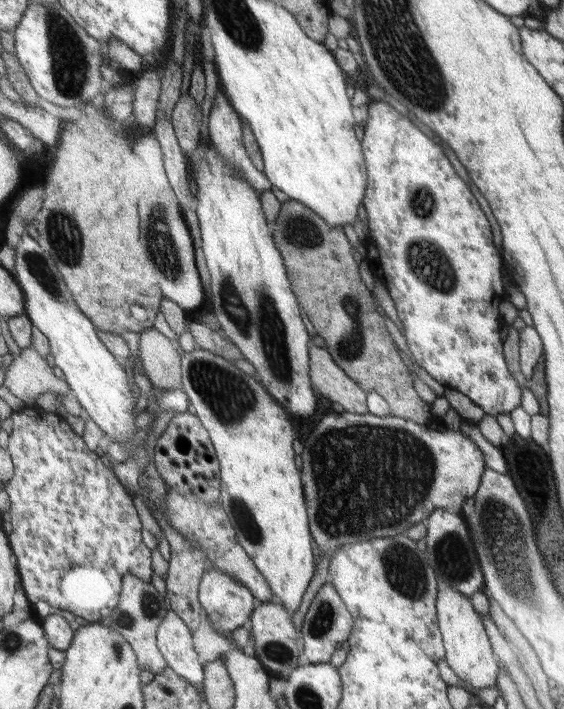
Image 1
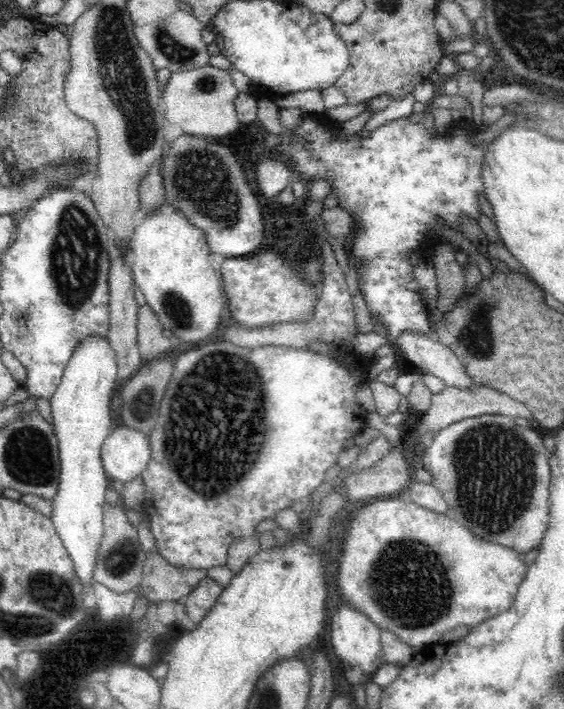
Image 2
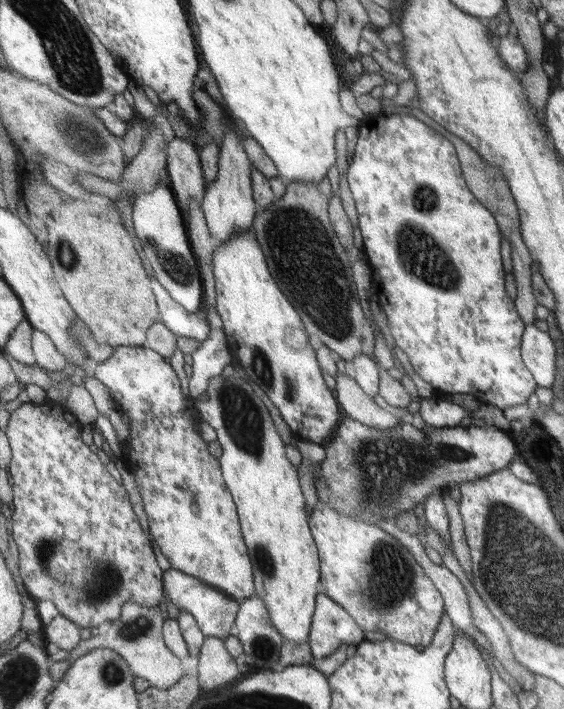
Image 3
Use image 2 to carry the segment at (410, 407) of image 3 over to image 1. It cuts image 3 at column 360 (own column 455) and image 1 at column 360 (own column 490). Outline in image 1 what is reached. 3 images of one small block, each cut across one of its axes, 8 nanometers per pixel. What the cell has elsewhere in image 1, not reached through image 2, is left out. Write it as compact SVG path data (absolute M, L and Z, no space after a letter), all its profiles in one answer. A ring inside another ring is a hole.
M309 345L308 374L313 389L332 404L340 404L345 412L367 413L367 394L344 373L325 349Z

